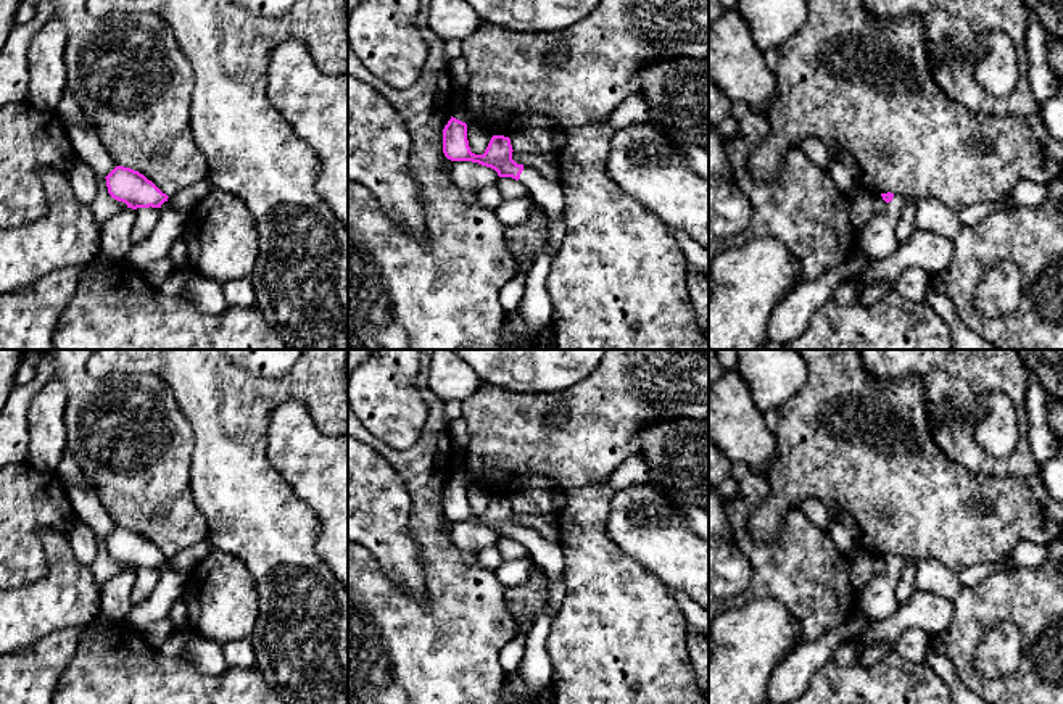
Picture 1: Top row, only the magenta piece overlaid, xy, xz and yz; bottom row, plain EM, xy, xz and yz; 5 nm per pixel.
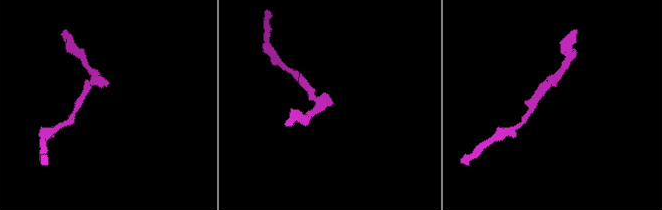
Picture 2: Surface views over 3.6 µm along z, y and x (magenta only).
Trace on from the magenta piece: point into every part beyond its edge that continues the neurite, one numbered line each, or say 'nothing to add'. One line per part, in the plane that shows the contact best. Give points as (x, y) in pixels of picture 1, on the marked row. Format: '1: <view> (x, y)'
1: xz (548, 195)

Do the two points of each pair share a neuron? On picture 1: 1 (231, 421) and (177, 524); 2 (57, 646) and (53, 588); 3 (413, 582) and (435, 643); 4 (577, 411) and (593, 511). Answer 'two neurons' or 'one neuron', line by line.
1: two neurons
2: two neurons
3: two neurons
4: two neurons

